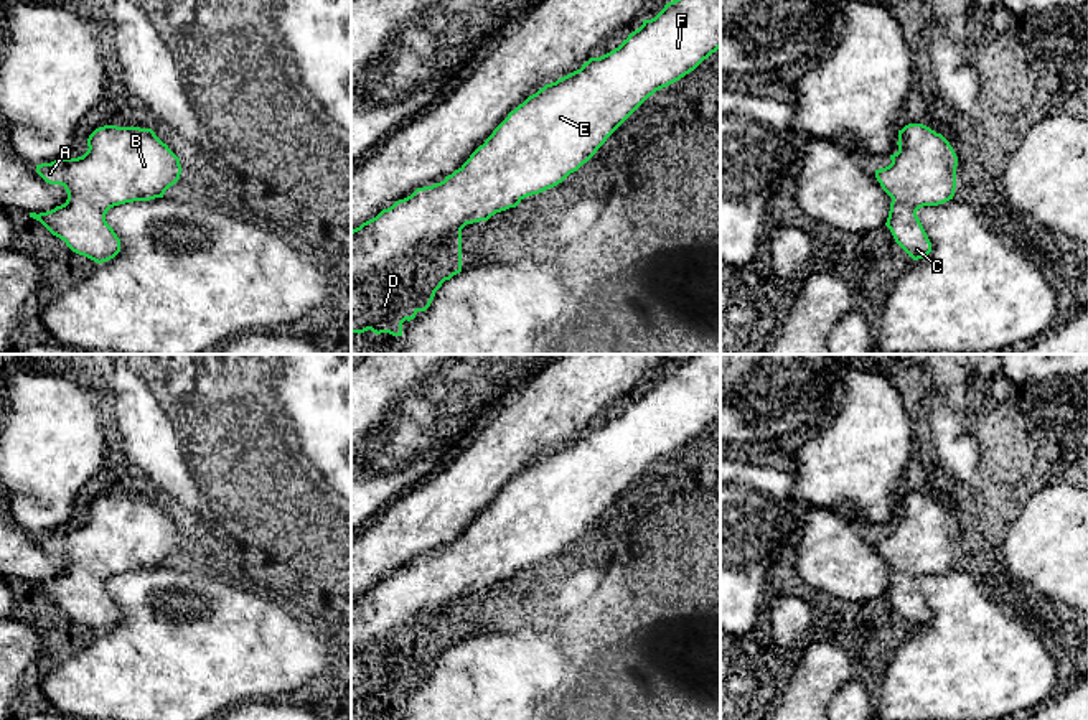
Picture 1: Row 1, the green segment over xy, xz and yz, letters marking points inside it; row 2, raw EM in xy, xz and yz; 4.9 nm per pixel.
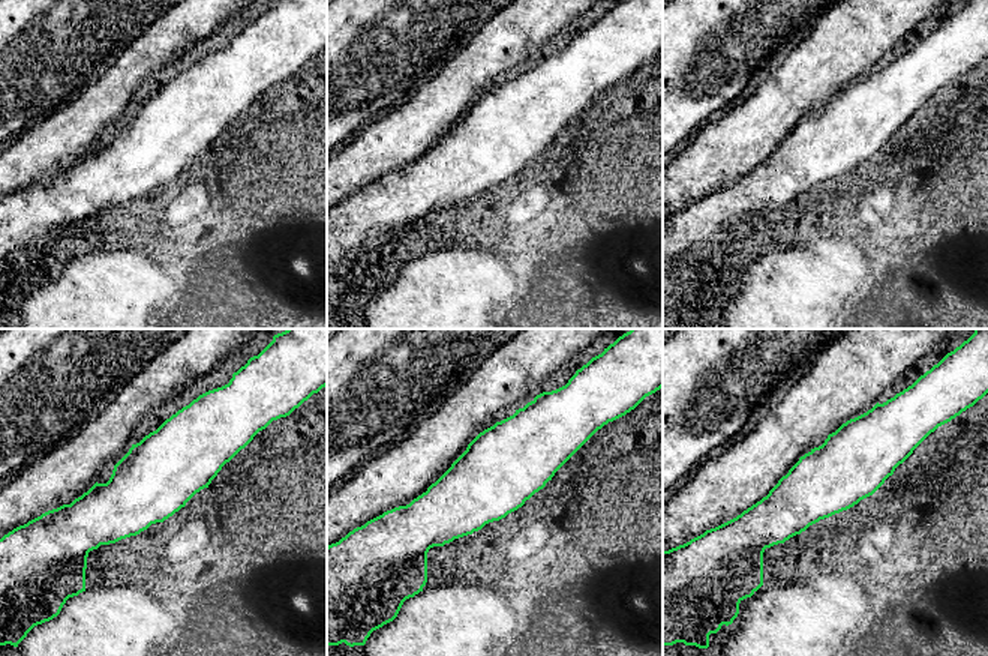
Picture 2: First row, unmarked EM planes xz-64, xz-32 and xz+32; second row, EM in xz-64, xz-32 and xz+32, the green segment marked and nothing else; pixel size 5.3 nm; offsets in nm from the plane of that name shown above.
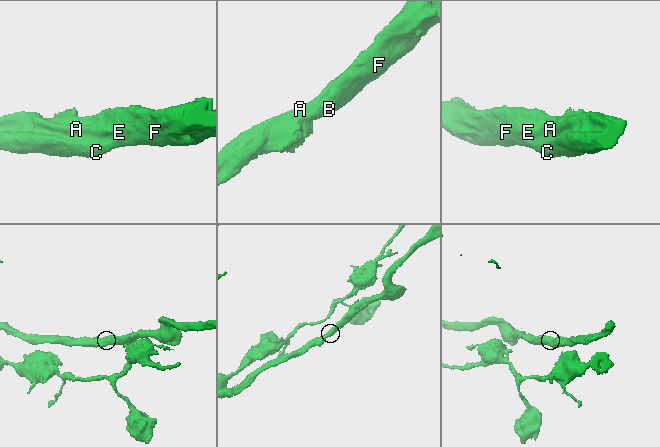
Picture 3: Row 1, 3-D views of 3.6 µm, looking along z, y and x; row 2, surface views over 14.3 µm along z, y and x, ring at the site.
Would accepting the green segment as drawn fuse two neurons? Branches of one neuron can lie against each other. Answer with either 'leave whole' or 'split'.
leave whole

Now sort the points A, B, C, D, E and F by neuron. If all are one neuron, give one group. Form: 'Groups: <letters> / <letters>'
Groups: A B C D E F

